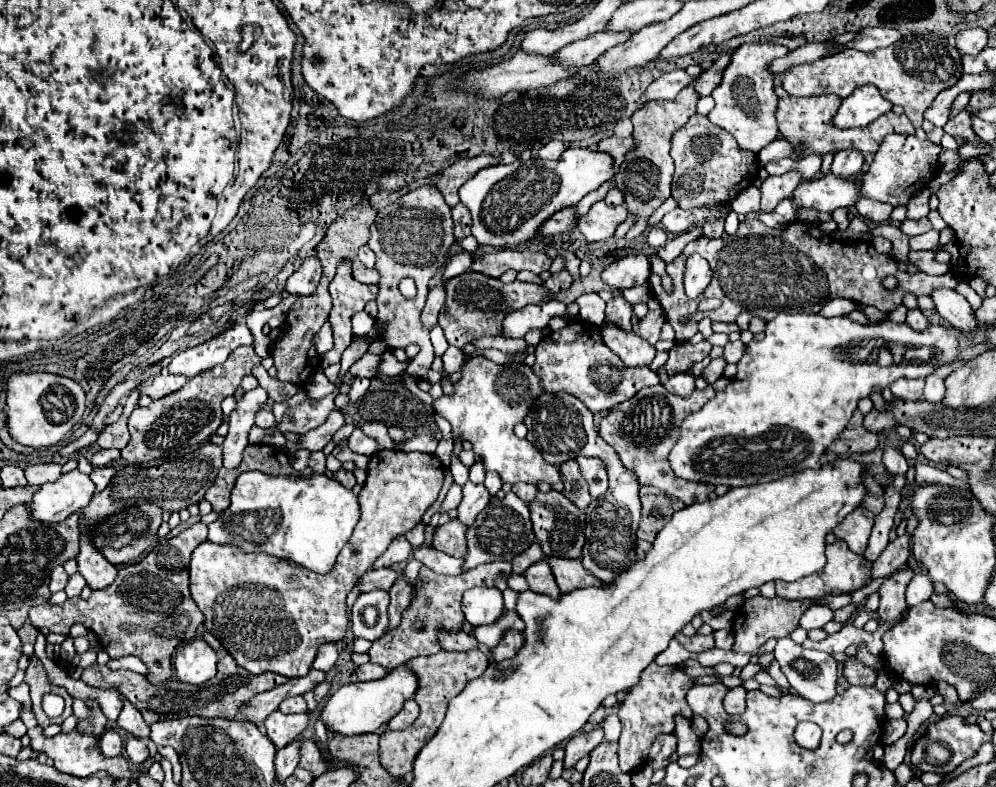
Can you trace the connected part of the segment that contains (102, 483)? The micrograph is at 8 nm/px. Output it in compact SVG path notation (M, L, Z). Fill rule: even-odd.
M102 466L102 468L94 468L94 472L90 474L90 478L96 484L96 490L104 490L110 484L110 480L112 480L114 474L116 474L116 470L112 466Z

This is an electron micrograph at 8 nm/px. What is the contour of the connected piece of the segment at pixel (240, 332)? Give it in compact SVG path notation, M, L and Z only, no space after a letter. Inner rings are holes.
M238 322L228 332L220 334L204 344L178 352L168 366L168 374L194 378L196 374L210 370L216 364L226 362L230 352L236 350L238 346L254 346L254 336L244 322Z

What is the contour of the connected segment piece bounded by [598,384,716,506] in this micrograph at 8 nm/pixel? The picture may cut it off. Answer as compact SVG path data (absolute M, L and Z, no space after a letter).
M662 384L642 388L636 396L630 400L614 406L600 422L598 434L616 450L620 462L630 468L640 484L650 484L660 488L664 494L682 500L686 506L696 502L706 502L710 494L714 492L714 484L702 484L702 482L686 482L674 476L668 454L672 446L678 442L680 436L680 424L684 418L696 410L700 410L708 400L714 398L714 390L696 390L692 396L676 396L670 394Z

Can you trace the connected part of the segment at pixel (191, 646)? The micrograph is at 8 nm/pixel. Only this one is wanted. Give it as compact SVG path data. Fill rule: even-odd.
M194 640L188 644L180 644L176 648L174 668L176 676L182 682L188 684L208 682L212 676L216 676L216 664L218 656L204 640Z

